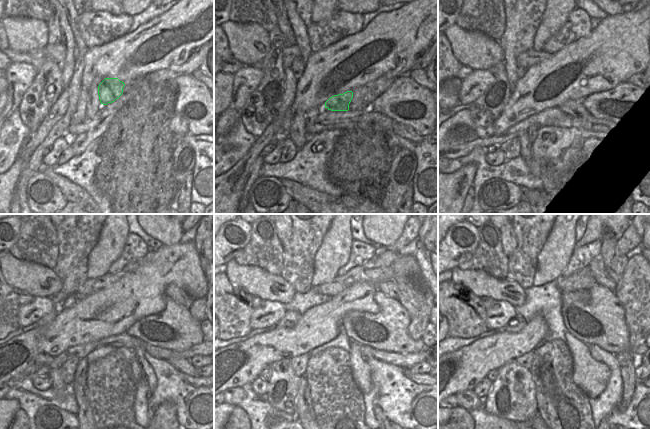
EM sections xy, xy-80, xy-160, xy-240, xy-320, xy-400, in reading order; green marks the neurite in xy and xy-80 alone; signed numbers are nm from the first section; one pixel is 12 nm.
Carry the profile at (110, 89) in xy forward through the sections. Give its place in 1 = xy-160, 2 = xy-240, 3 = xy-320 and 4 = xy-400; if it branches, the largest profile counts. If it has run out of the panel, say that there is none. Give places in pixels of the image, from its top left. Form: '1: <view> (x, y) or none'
1: xy-160 (573, 108)
2: xy-240 (148, 376)
3: xy-320 (378, 412)
4: none

